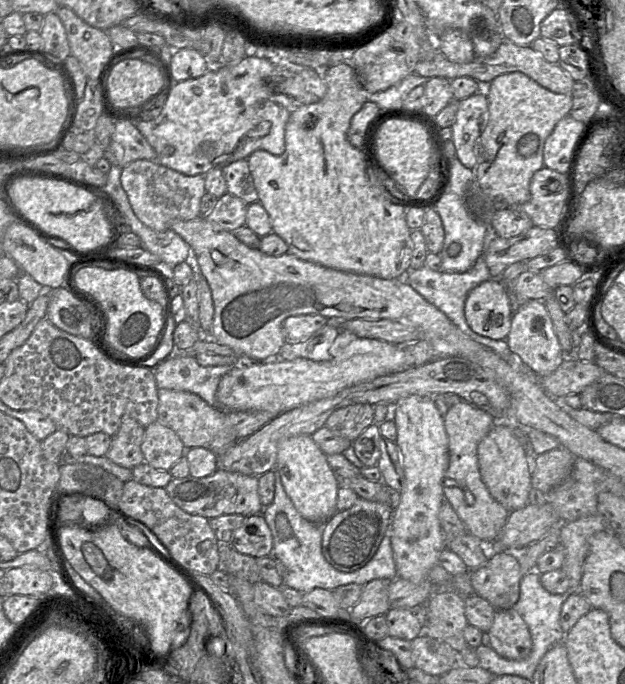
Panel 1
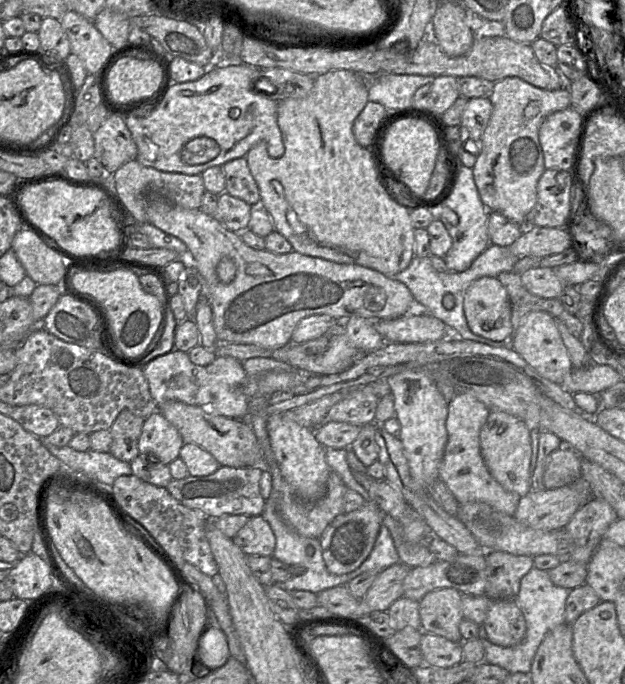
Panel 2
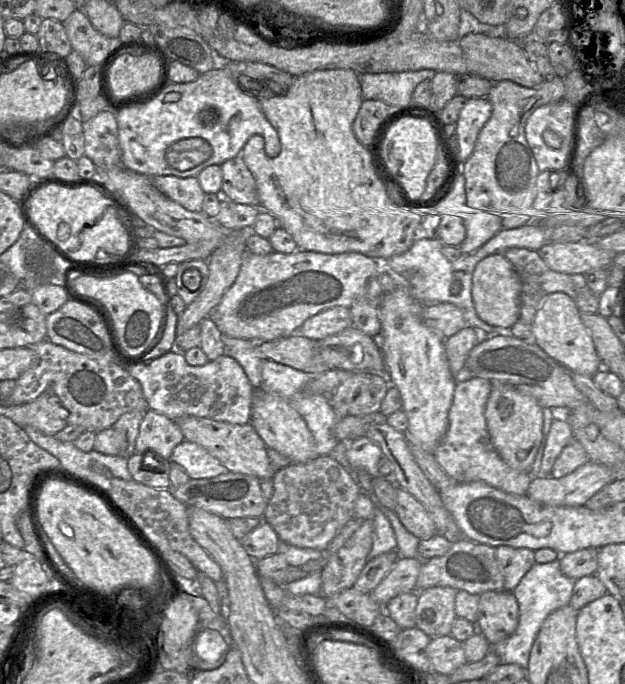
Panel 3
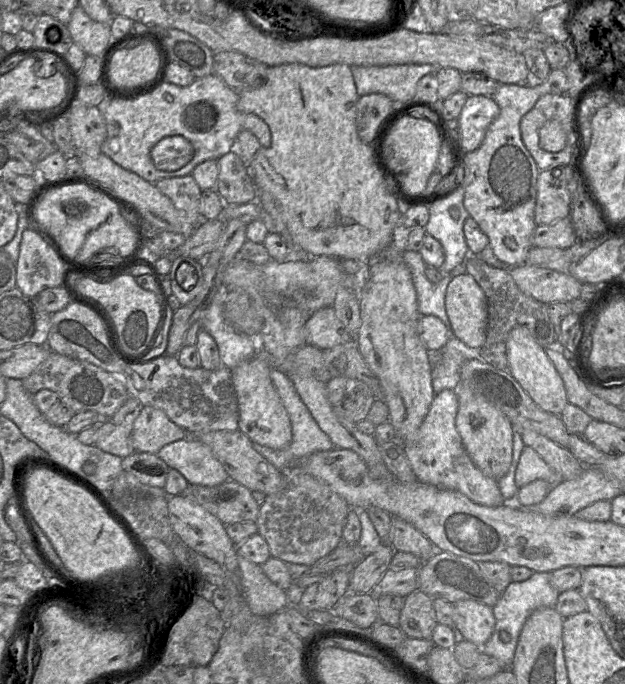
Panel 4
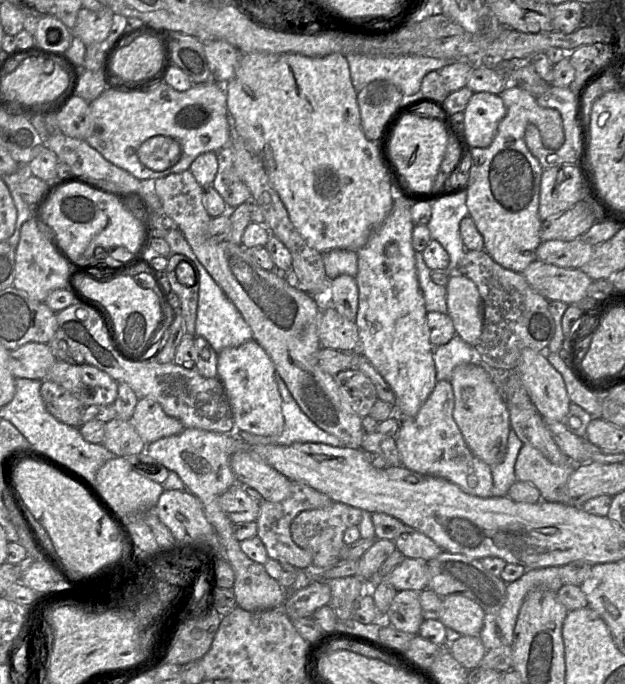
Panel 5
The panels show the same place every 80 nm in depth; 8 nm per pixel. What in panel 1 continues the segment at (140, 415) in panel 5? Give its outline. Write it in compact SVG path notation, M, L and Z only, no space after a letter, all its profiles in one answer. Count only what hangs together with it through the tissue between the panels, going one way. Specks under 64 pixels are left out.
M158 420L145 427L141 451L144 461L151 467L170 471L184 457L185 450L178 435Z

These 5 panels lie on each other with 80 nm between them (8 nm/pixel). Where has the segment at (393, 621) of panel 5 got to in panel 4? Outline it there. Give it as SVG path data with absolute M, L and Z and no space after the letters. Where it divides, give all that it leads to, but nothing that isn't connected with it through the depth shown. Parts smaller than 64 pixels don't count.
M419 590L405 597L399 628L408 638L431 640L437 624L432 597Z

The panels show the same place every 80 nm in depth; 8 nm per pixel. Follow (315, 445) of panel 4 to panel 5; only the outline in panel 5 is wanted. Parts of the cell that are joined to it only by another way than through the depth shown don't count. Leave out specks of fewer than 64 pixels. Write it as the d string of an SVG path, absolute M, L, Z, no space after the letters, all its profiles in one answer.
M275 371L274 377L282 399L284 427L280 434L274 436L259 436L248 432L236 433L249 445L281 445L294 443L321 443L332 447L344 447L341 440L316 426L300 409L286 384Z

